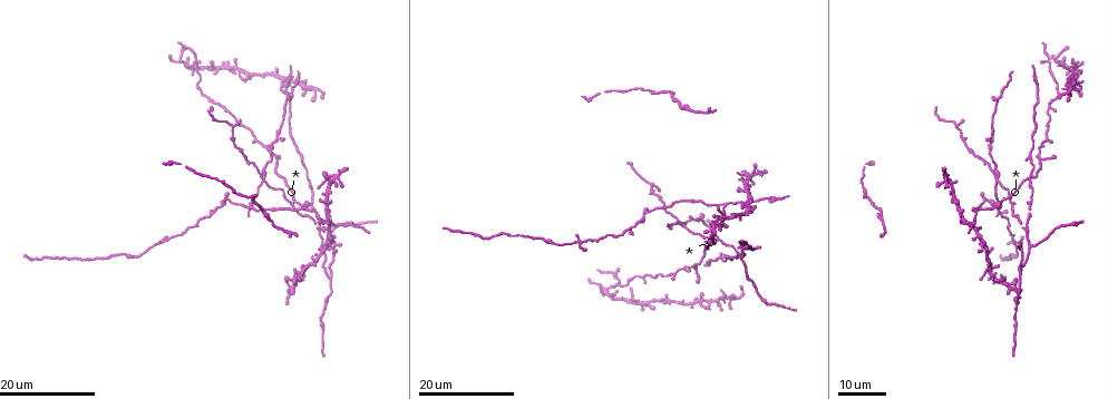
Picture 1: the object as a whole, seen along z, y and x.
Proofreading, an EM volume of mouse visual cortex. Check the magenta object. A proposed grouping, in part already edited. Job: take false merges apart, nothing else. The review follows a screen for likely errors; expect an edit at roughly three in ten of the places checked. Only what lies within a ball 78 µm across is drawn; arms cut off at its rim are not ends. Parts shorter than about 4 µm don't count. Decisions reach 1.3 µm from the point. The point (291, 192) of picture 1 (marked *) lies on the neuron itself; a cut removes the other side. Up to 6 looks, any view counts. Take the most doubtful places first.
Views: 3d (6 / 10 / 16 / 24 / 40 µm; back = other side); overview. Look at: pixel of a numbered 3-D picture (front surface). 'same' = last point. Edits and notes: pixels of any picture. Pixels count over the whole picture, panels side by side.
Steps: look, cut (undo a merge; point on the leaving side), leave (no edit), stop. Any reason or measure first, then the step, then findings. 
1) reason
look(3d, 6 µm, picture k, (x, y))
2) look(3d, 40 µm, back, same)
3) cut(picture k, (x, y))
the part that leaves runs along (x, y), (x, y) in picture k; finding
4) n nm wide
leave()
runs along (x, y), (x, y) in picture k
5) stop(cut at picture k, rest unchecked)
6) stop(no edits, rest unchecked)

look(3d, 24 µm, picture 1, (1047, 63))

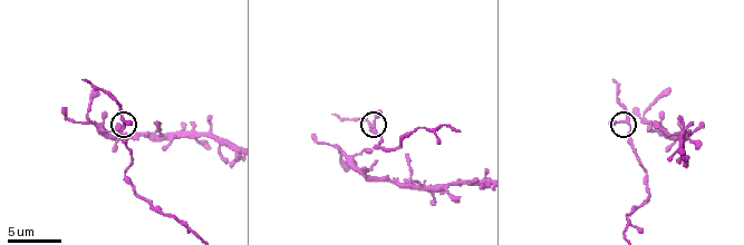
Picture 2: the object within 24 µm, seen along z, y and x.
zoom in
look(3d, 6 µm, picture 2, (123, 126))

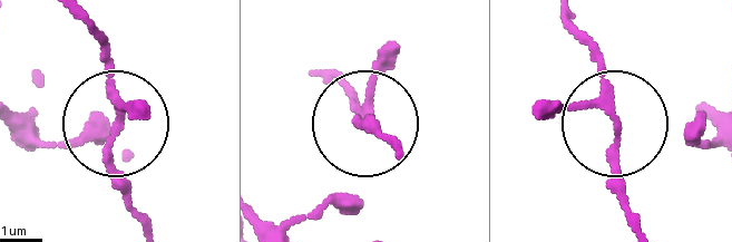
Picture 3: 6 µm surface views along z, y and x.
4 arms
leave()
runs along (640, 222), (614, 157), (604, 61), (586, 34) in picture 3; all the same neuron

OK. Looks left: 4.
four-way junction
look(3d, 16 µm, picture 1, (1012, 201))

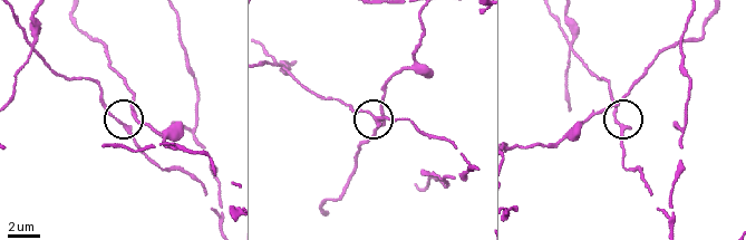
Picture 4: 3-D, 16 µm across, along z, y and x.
look(3d, 10 µm, picture 4, (619, 123))

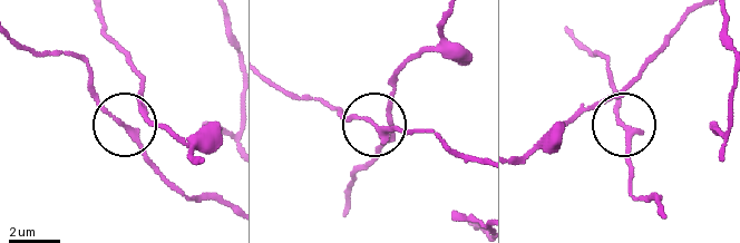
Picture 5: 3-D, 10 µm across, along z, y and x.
150 nm wide
leave()
one neuron here

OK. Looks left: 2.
arms part here
look(3d, 24 µm, picture 1, (722, 204))

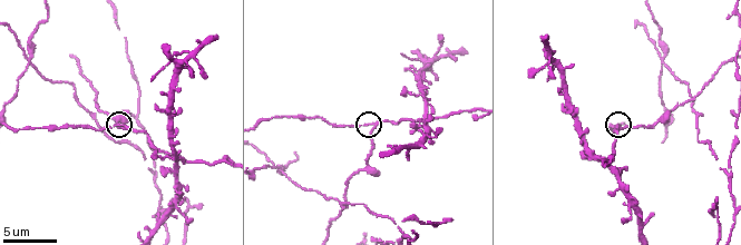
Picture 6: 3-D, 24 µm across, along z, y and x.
zoom in
look(3d, 6 µm, picture 6, (371, 127))

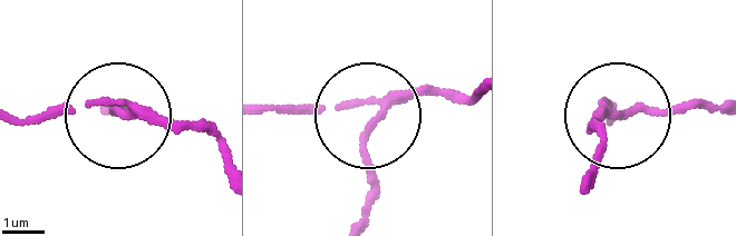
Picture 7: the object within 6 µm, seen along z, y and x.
side arm 70 µm
leave()
runs along (358, 222), (368, 126), (429, 94), (468, 94) in picture 7; all the same neuron

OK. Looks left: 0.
stop(no edits, rest unchecked)

